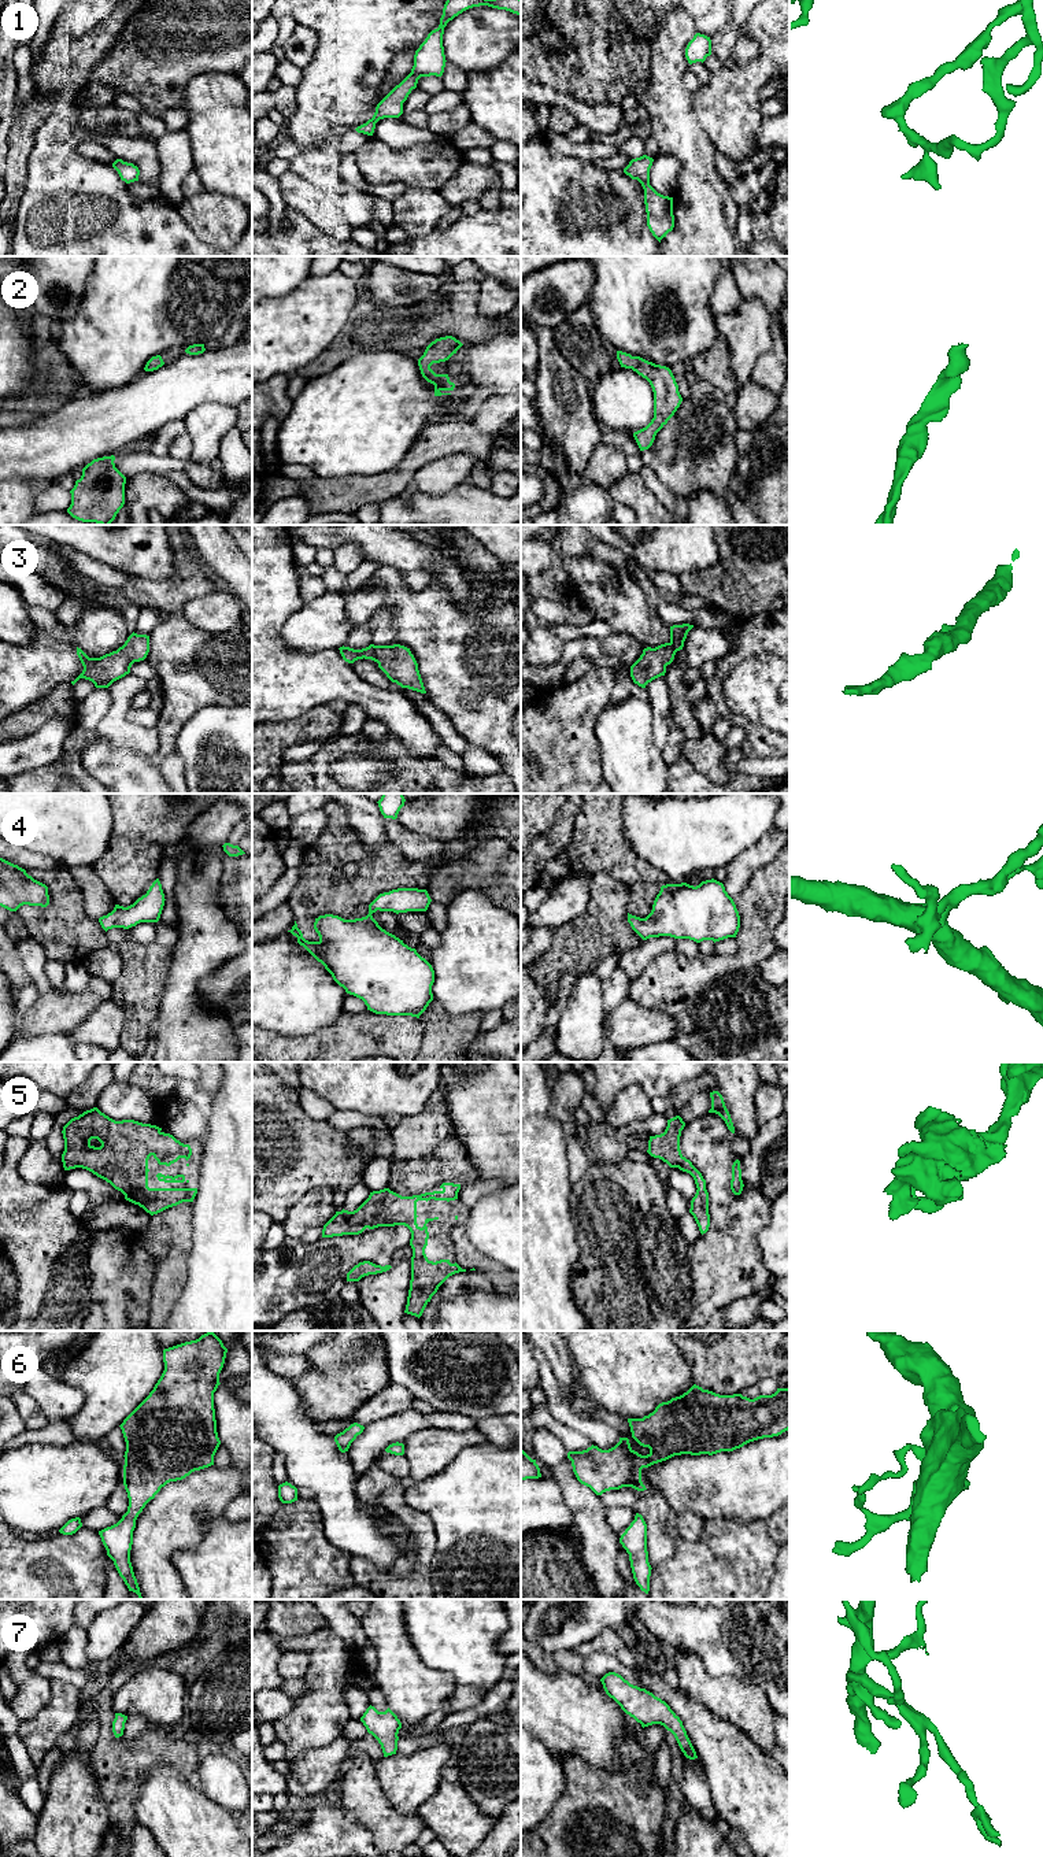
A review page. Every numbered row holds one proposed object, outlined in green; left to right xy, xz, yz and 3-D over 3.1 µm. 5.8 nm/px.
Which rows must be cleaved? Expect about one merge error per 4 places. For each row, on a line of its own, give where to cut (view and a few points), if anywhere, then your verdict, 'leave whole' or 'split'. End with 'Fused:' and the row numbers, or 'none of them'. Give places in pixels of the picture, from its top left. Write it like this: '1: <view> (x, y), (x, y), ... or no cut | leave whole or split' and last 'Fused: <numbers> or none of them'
1: no cut | leave whole
2: no cut | leave whole
3: no cut | leave whole
4: no cut | leave whole
5: no cut | leave whole
6: no cut | leave whole
7: no cut | leave whole
Fused: none of them

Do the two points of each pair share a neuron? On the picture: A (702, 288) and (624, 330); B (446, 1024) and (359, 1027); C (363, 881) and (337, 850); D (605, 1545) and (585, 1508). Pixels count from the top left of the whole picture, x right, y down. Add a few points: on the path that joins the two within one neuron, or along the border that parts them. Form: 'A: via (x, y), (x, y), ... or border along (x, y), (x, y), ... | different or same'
A: via (680, 288), (658, 285), (642, 302), (640, 309) | same
B: border along (417, 1018), (422, 1025), (420, 1047) | different
C: via (363, 870), (363, 865), (348, 850) | same
D: via (596, 1535), (588, 1517) | same

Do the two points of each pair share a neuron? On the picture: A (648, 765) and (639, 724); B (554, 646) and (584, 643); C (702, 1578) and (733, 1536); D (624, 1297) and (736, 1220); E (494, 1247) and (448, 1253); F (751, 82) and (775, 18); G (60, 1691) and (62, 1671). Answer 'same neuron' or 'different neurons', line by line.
A: same neuron
B: different neurons
C: same neuron
D: different neurons
E: different neurons
F: same neuron
G: different neurons

